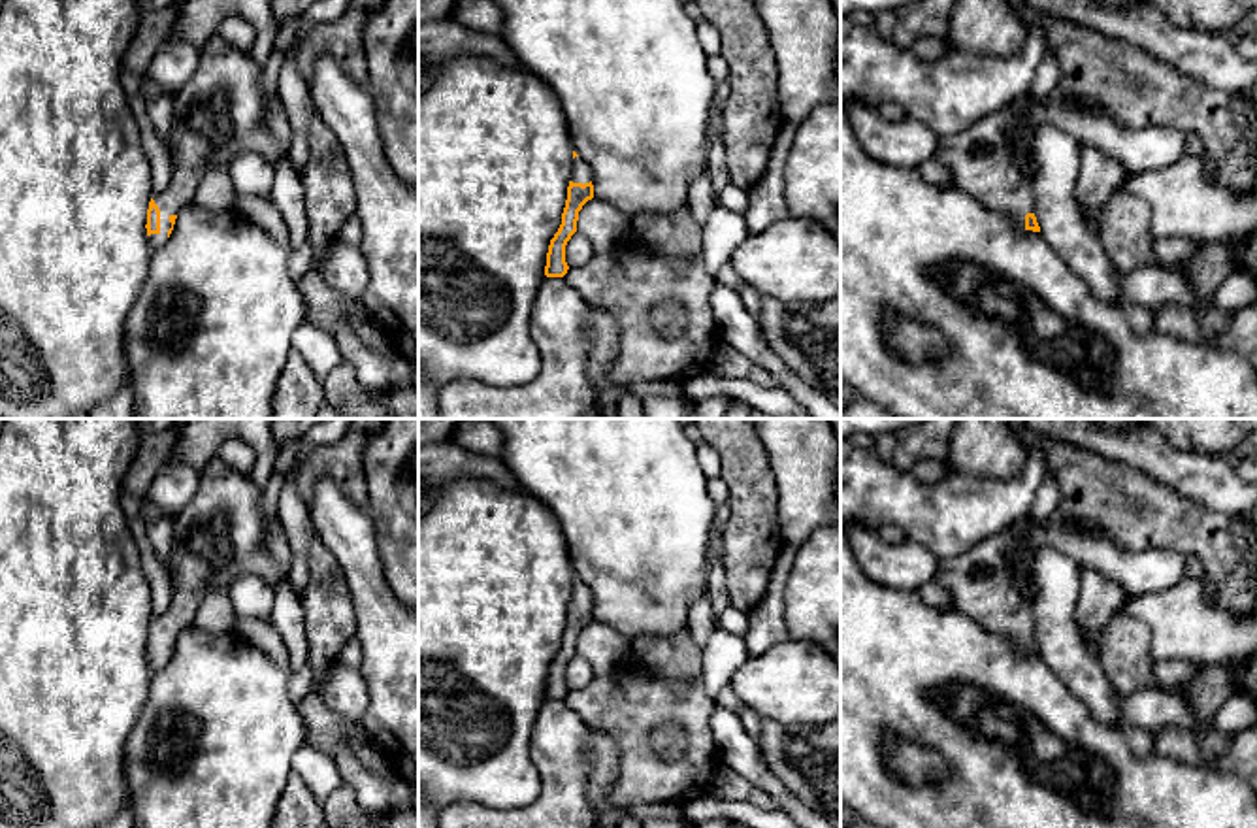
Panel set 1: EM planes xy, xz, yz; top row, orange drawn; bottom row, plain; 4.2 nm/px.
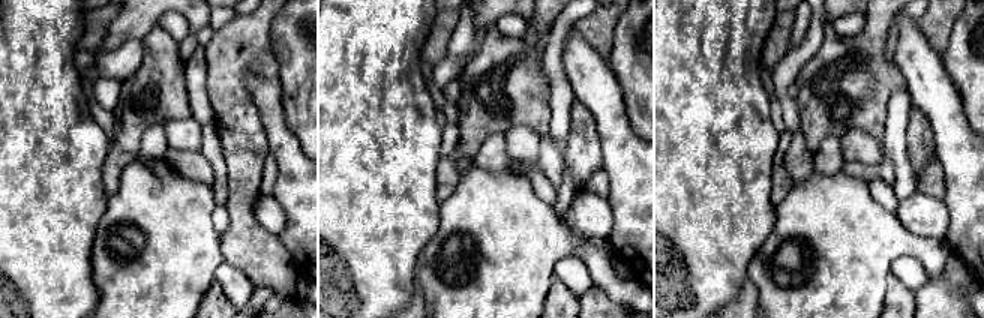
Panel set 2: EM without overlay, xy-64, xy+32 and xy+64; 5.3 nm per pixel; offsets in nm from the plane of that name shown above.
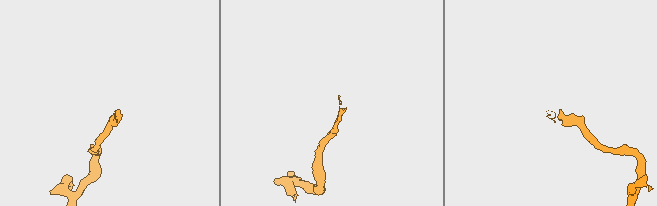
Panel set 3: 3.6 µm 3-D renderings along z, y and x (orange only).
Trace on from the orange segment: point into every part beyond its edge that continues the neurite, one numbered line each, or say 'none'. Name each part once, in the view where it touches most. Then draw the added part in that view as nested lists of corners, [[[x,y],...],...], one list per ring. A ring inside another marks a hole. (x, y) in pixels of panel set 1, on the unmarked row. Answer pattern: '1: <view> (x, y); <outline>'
1: xy (219, 536); [[[213,456],[200,472],[194,498],[171,519],[173,545],[166,558],[171,575],[173,598],[170,609],[153,619],[160,632],[160,654],[147,660],[151,671],[168,664],[171,651],[170,638],[194,626],[194,617],[204,596],[213,588],[228,588],[243,575],[258,575],[271,587],[285,579],[283,568],[266,547],[268,522],[262,511],[264,487],[251,481],[251,473],[241,473]]]

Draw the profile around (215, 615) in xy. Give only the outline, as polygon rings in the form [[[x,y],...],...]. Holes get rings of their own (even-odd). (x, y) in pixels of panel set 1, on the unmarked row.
[[[226,588],[209,590],[194,617],[194,626],[209,634],[234,632],[237,615],[234,613],[232,600]]]

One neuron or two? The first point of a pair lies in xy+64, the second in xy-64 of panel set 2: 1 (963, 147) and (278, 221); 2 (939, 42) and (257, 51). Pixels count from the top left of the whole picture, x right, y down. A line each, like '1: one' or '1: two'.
1: two
2: one

